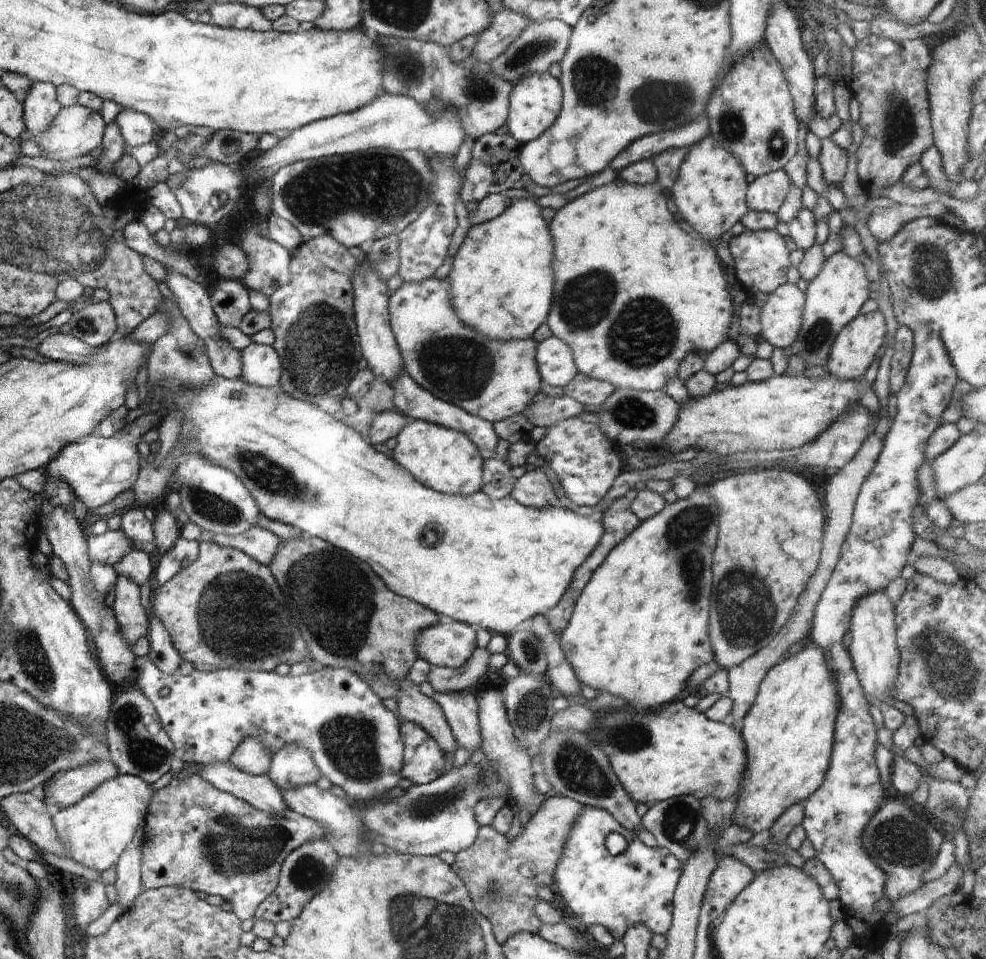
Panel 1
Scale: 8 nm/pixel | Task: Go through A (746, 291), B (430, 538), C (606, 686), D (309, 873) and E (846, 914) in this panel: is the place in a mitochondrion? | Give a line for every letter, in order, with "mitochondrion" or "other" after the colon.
A: other
B: mitochondrion
C: other
D: mitochondrion
E: other

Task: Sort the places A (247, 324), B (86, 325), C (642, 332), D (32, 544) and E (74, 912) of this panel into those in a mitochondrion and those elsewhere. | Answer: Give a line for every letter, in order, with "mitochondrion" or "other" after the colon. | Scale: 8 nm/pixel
A: other
B: mitochondrion
C: mitochondrion
D: other
E: other

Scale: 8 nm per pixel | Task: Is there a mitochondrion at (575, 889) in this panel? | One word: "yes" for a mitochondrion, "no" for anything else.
no

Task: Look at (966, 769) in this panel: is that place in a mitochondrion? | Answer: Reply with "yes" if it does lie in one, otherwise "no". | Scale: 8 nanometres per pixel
no

